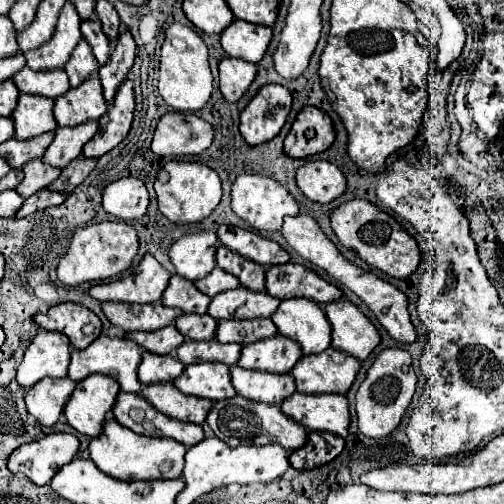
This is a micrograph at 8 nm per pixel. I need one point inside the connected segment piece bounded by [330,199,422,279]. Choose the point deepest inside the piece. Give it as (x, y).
(378, 238)

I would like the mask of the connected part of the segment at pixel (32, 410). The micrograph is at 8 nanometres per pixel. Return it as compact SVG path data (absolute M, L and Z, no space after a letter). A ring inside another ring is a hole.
M40 379L26 393L26 409L38 421L38 425L52 427L64 411L68 397L72 395L76 381L64 379Z

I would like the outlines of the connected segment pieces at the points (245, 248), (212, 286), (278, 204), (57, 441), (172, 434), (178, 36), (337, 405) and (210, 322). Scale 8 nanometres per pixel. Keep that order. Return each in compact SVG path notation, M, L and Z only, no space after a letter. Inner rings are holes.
M220 225L218 227L218 239L222 241L222 245L226 245L228 249L240 253L242 257L248 257L264 267L272 267L272 265L282 265L288 263L290 257L288 253L274 241L240 229L240 227L232 227L232 225Z
M216 267L208 277L194 281L194 285L196 285L202 293L206 293L208 297L214 297L214 295L218 295L218 293L224 293L224 291L230 291L230 289L240 287L240 281L238 281L232 273L226 273L226 271L222 271L220 267Z
M240 175L232 183L232 211L250 223L258 231L278 231L286 215L298 215L298 203L294 197L274 179L264 175Z
M52 433L52 435L46 435L40 441L24 443L18 449L14 449L14 453L8 457L8 469L12 473L24 473L36 485L46 485L60 471L62 465L66 465L74 459L76 451L78 451L78 439L74 435L70 435L70 433Z
M120 393L112 407L112 413L120 425L140 435L168 437L186 447L192 447L204 439L202 427L162 415L140 393Z
M172 23L164 33L162 57L160 57L160 81L158 91L164 101L178 113L202 109L212 95L212 73L208 65L208 49L198 33L182 23Z
M294 393L280 405L282 413L308 431L328 431L348 435L350 413L344 395L300 395Z
M180 315L176 319L176 329L186 337L186 339L196 339L196 341L210 341L216 337L218 321L212 319L210 315Z

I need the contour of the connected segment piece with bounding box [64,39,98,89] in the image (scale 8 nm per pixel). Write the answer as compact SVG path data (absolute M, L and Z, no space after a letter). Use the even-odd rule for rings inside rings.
M84 39L74 49L72 61L68 61L68 65L66 65L64 71L68 73L68 79L70 79L70 87L72 89L76 89L86 79L90 79L94 73L98 73L98 61L94 59L92 49L90 49L90 45Z

